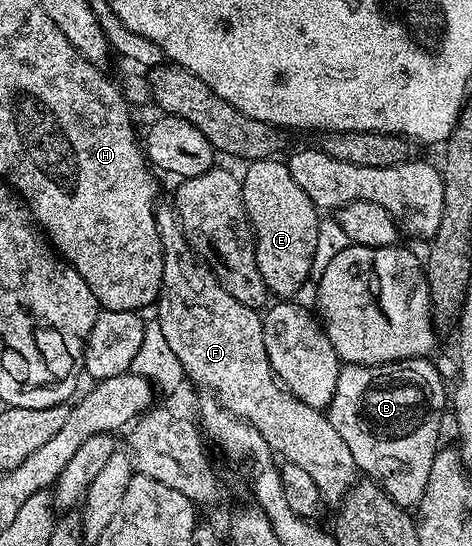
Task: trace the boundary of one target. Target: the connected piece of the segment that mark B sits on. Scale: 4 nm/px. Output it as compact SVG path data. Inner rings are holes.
M431 358L422 359L399 359L397 363L379 363L373 367L367 367L361 363L350 363L341 366L338 373L338 385L334 389L334 397L330 401L330 405L326 408L326 414L329 421L334 425L334 429L338 429L342 441L346 441L346 445L350 445L350 454L353 455L357 468L361 472L364 471L371 482L379 484L381 488L388 494L390 498L399 506L405 509L412 509L419 504L422 493L426 489L426 481L430 481L430 465L434 465L434 457L438 448L441 446L440 426L444 423L444 406L449 406L450 399L444 396L444 379L440 376L438 368L432 364Z

